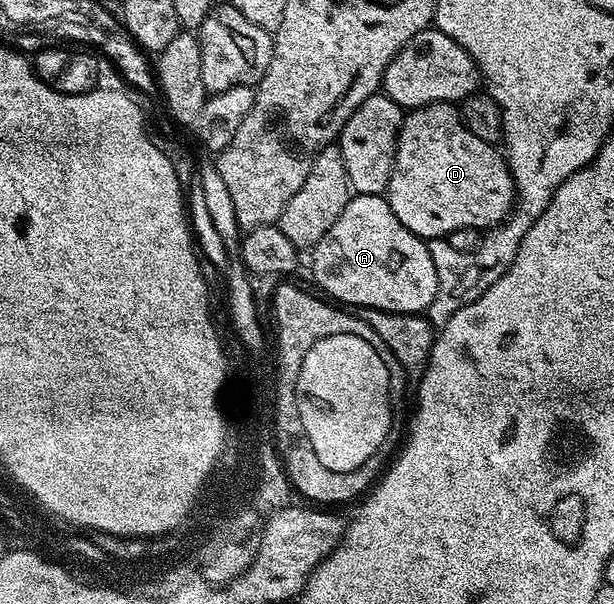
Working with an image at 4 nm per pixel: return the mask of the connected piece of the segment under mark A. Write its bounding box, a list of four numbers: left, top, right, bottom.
[313,194,437,315]

